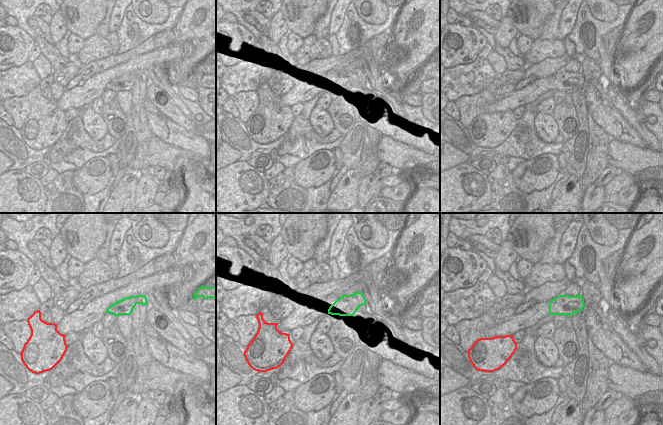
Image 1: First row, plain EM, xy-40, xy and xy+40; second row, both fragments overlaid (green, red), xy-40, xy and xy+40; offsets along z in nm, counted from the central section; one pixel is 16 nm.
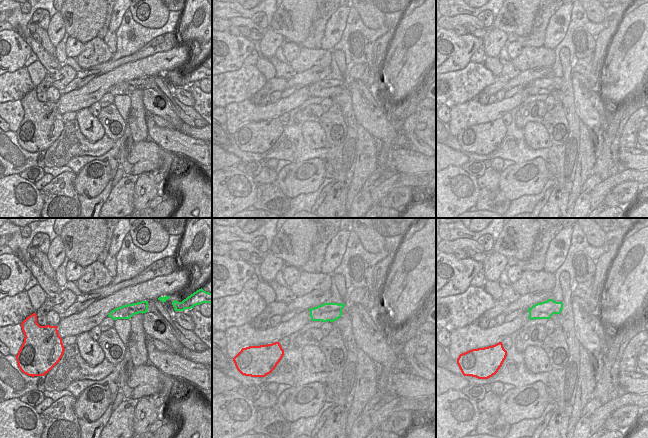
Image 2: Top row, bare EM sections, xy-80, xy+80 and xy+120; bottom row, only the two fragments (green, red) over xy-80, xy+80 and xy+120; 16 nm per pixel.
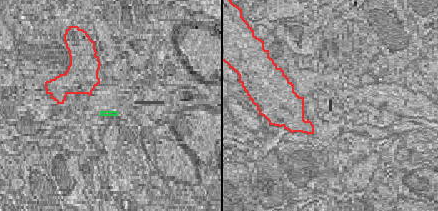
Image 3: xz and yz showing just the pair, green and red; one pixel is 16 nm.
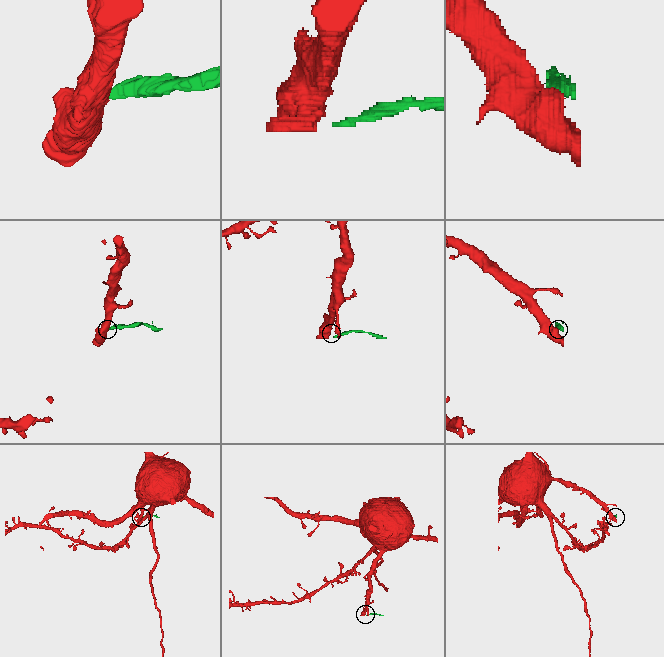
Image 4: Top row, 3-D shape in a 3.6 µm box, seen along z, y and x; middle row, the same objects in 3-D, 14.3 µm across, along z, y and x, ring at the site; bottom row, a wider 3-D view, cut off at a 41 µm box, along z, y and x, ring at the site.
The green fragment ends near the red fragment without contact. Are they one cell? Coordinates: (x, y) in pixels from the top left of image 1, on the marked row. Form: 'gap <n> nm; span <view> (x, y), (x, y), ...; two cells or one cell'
gap 700 nm; span xy+40 (549, 313), (512, 335); two cells

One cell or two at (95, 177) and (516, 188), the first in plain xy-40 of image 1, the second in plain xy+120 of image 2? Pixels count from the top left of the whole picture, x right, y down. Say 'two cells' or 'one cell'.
one cell

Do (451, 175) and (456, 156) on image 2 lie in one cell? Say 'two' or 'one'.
two

